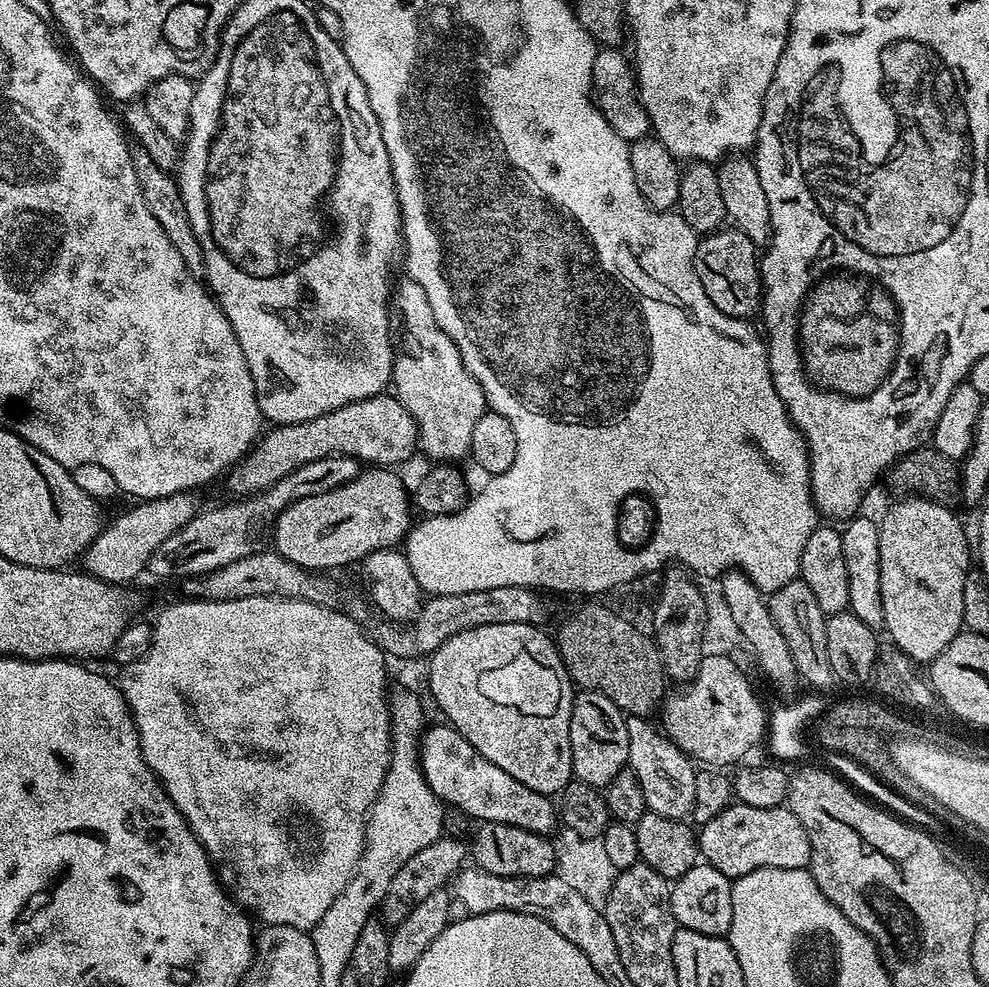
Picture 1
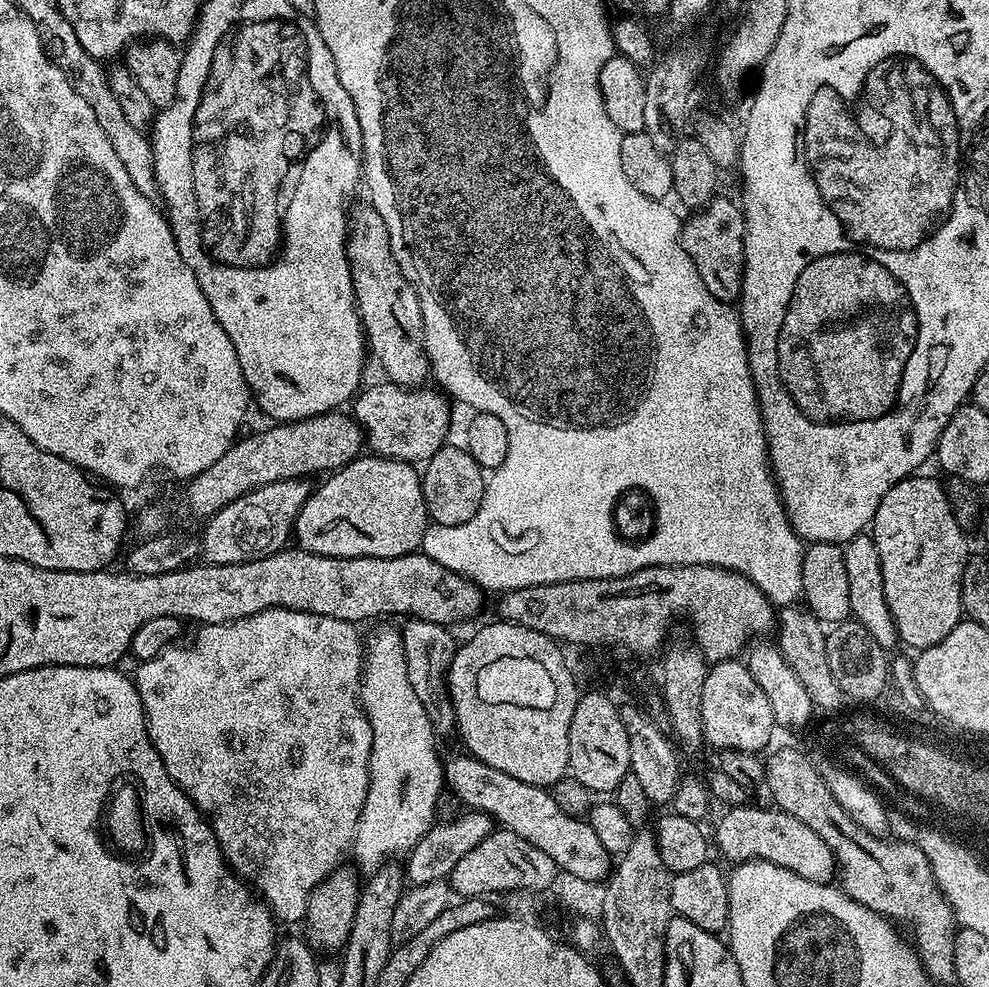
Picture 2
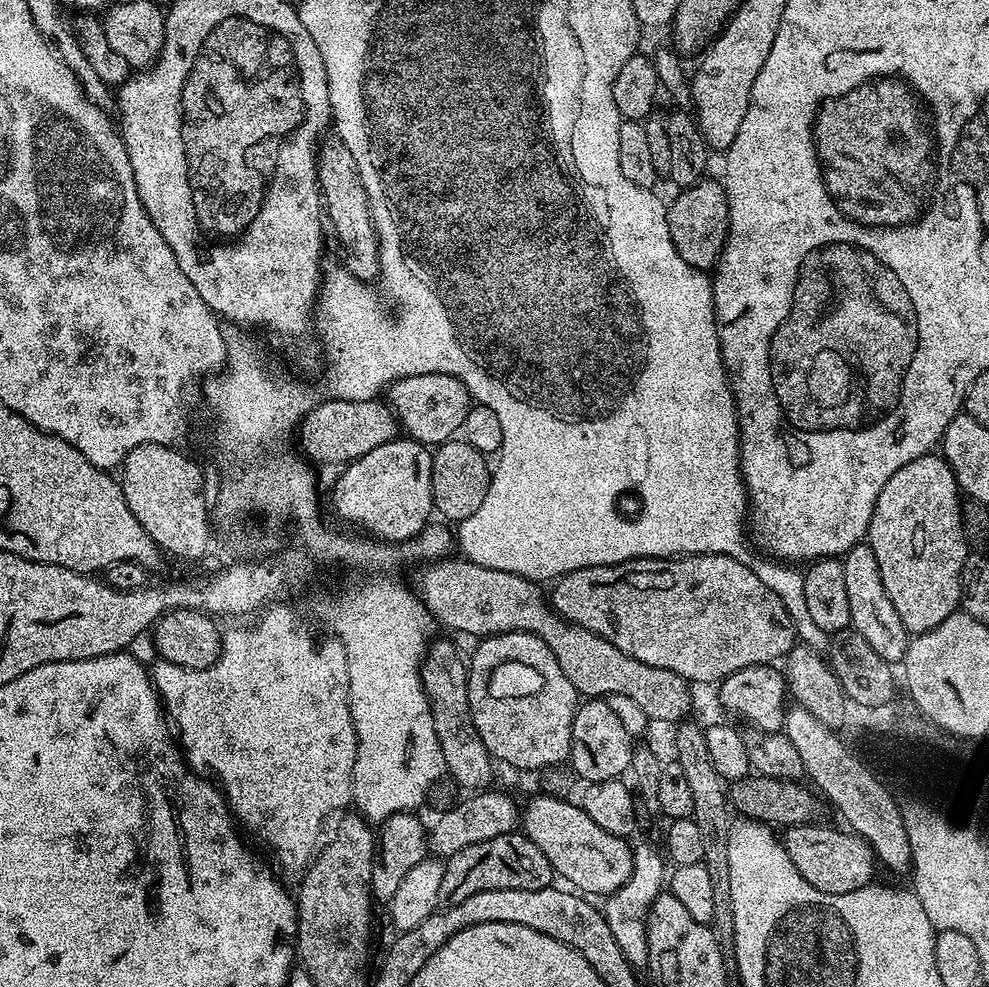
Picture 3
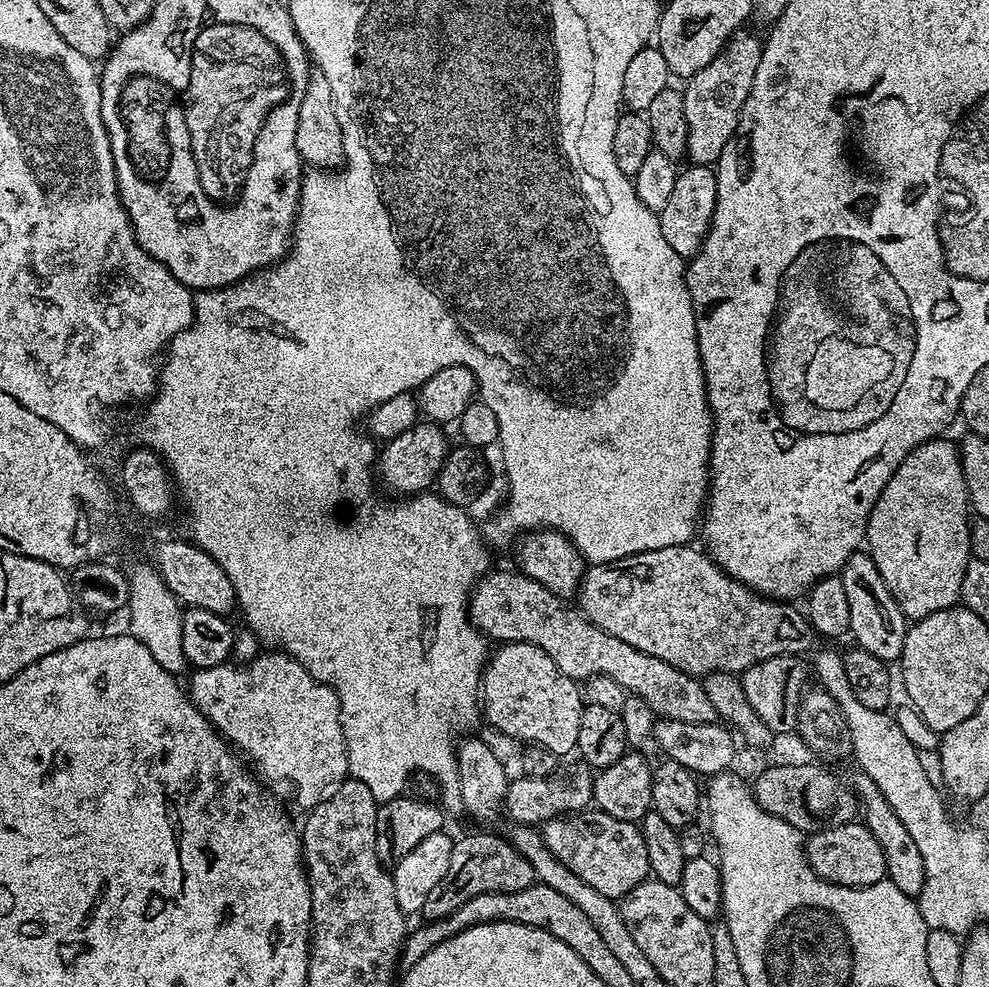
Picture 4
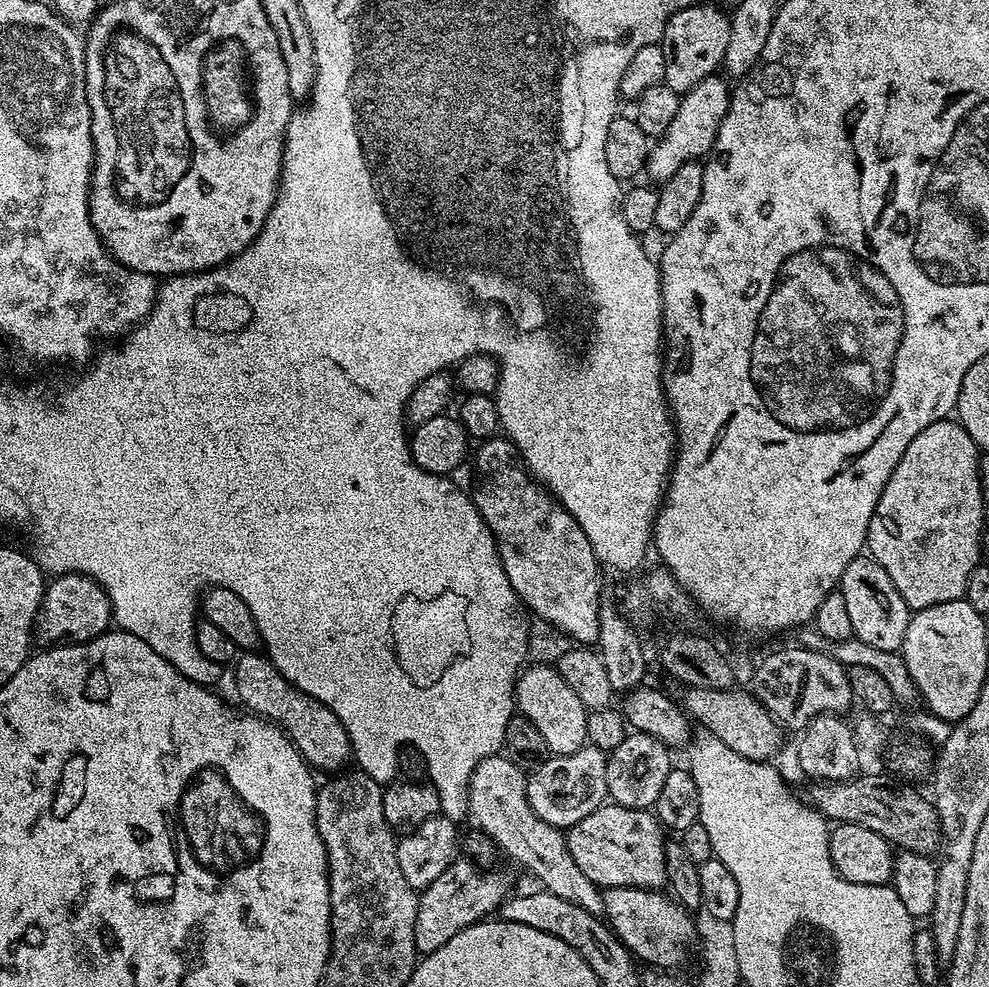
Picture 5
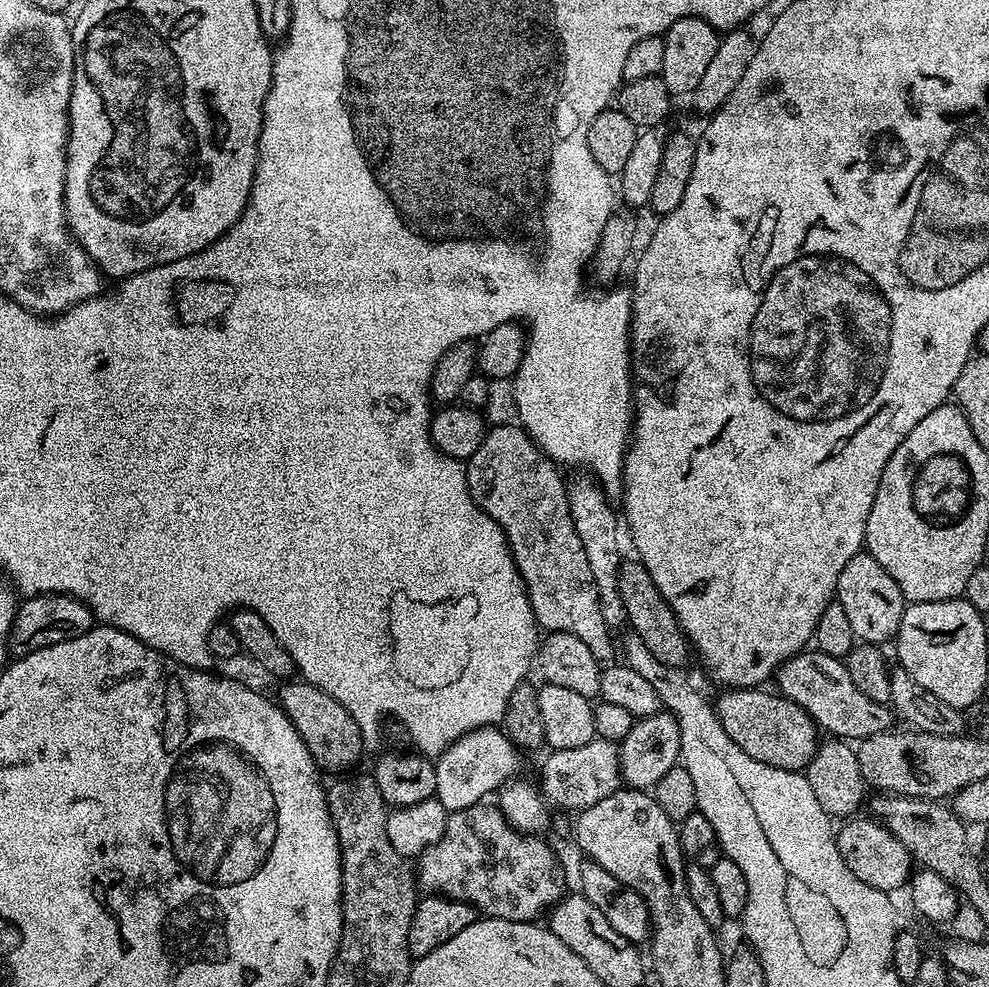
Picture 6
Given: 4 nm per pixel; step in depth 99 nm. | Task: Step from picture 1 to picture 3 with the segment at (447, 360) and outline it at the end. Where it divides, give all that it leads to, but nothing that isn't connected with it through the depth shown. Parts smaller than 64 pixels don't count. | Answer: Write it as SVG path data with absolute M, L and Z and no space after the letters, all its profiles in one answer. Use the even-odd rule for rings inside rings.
M332 138L328 149L319 153L316 176L320 179L320 195L327 223L331 231L332 228L336 231L336 240L344 251L343 267L357 280L375 281L380 274L380 240L376 237L376 227L358 162L354 154L350 154L348 145L338 138Z

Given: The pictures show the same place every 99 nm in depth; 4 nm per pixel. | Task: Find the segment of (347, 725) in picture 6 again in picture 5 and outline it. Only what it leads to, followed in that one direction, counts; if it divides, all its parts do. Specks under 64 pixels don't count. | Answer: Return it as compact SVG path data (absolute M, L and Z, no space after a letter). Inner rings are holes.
M256 650L243 651L235 660L234 686L241 704L249 713L277 724L292 740L309 767L336 772L352 757L349 735L341 720L324 703L298 691L281 675L271 660Z

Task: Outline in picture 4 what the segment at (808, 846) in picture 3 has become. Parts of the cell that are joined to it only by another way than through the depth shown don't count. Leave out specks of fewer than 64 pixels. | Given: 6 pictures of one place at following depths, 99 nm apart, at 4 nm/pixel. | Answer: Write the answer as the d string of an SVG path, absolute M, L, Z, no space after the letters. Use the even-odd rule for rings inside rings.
M853 822L817 830L807 837L806 855L808 865L826 882L841 884L844 888L871 888L879 885L888 875L886 858L878 838L870 834L863 823Z

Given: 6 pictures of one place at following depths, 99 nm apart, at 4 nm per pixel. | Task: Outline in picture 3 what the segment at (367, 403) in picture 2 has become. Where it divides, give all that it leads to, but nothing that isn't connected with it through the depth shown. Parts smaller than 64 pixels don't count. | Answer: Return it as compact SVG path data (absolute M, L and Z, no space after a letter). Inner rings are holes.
M418 374L396 380L386 389L386 403L395 414L396 423L402 429L403 435L425 446L439 446L453 439L463 429L466 414L474 407L473 398L464 383L448 374Z

